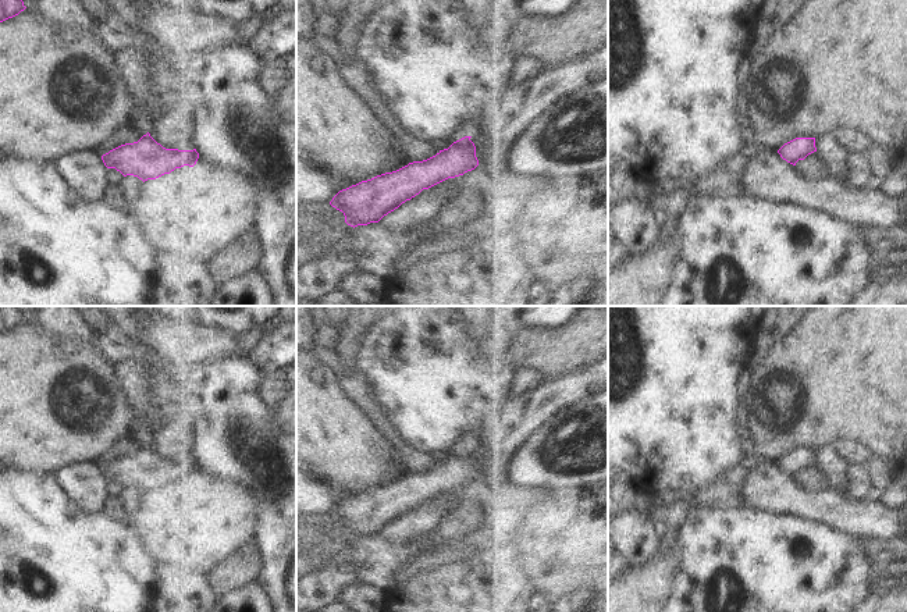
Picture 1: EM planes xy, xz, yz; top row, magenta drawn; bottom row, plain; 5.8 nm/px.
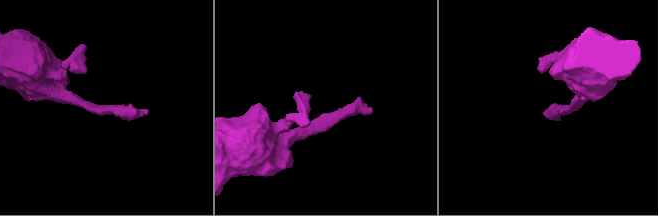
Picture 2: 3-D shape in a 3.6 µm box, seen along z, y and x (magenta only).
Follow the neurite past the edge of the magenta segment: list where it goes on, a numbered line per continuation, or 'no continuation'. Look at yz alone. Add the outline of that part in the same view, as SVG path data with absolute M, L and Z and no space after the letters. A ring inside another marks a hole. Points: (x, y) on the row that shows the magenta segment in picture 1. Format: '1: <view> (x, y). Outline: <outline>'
no continuation

